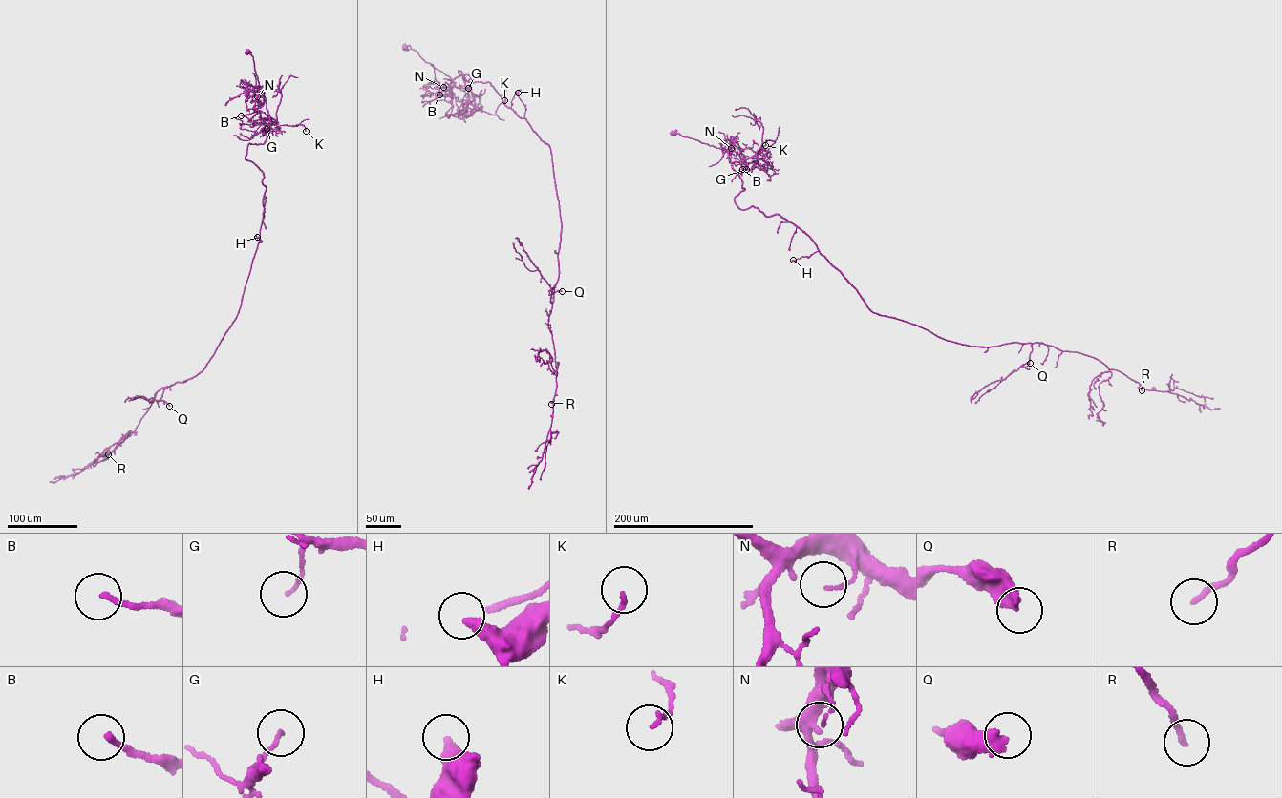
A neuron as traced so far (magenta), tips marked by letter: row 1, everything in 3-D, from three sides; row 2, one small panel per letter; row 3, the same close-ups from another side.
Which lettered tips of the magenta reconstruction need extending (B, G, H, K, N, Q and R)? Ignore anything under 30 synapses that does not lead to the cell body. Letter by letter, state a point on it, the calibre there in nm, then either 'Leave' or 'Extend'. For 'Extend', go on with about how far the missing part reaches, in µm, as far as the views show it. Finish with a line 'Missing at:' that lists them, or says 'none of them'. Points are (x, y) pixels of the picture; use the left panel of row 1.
B: Place: (241, 115). Thickness 170 nm. Leave
G: Place: (267, 129). Thickness 110 nm. Leave
H: Place: (257, 237). Thickness 380 nm. Leave
K: Place: (306, 131). Thickness 150 nm. Leave
N: Place: (257, 96). Thickness 90 nm. Leave
Q: Place: (169, 406). Thickness 480 nm. Leave
R: Place: (108, 454). Thickness 180 nm. Leave
Missing at: none of them

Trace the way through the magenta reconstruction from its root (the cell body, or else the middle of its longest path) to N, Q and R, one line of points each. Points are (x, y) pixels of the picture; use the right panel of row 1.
N: (673, 134), (724, 150), (731, 148)
Q: (673, 134), (727, 151), (744, 189), (737, 206), (802, 230), (872, 312), (969, 346), (1031, 343), (1030, 363)
R: (673, 134), (727, 151), (744, 189), (737, 206), (802, 230), (872, 312), (969, 346), (1081, 353), (1142, 390)

